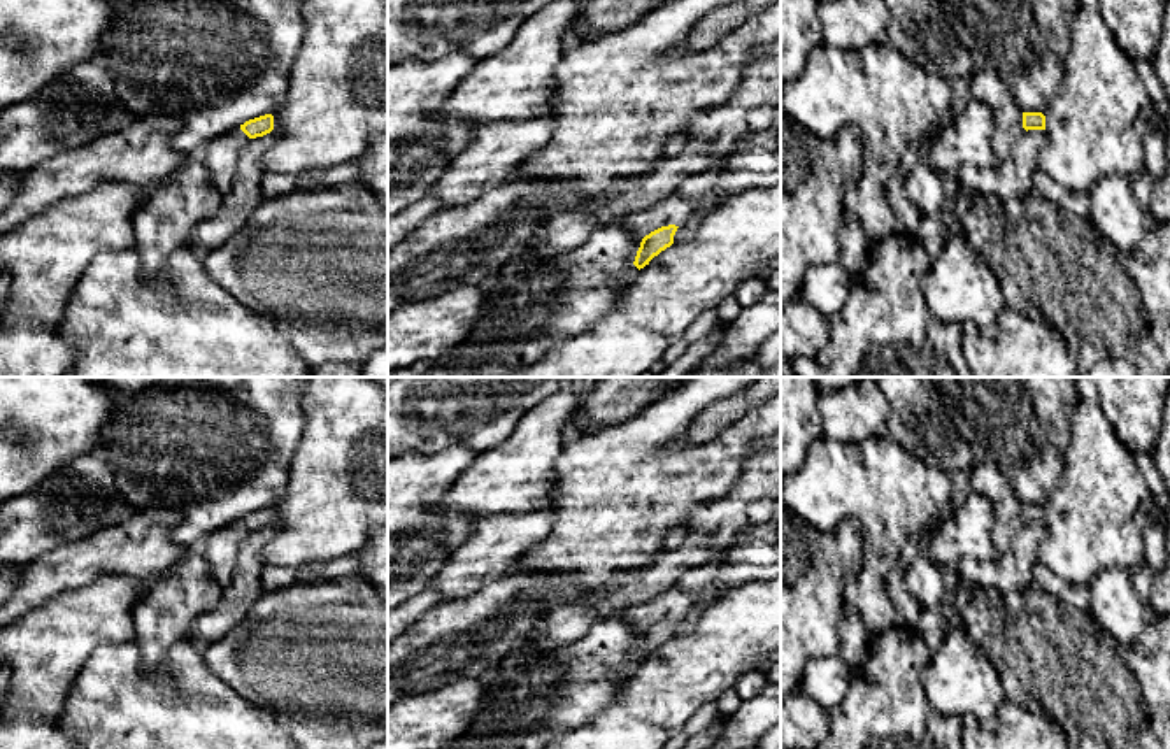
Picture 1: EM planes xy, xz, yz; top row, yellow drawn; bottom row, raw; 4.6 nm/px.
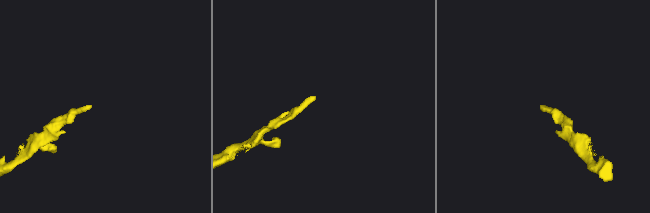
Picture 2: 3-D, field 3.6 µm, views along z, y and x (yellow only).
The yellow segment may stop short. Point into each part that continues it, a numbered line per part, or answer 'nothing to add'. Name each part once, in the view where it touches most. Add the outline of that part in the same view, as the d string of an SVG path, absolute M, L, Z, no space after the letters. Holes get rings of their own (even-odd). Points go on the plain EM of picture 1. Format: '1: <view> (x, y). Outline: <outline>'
1: xz (672, 604). Outline: M714 549L707 563L686 570L667 593L630 607L619 617L639 630L646 630L661 619L681 619L698 602L698 591L714 579L723 560L724 549Z

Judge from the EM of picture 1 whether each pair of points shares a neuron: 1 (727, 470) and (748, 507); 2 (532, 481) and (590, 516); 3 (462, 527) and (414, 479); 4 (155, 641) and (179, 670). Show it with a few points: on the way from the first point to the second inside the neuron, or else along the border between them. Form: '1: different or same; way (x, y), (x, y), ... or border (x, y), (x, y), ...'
1: different; border (751, 453), (741, 477), (723, 495), (700, 507)
2: different; border (562, 451), (555, 462), (555, 488), (549, 506)
3: same; way (444, 525), (434, 525), (414, 506), (414, 497)
4: different; border (190, 639), (179, 641), (156, 670), (141, 667)

